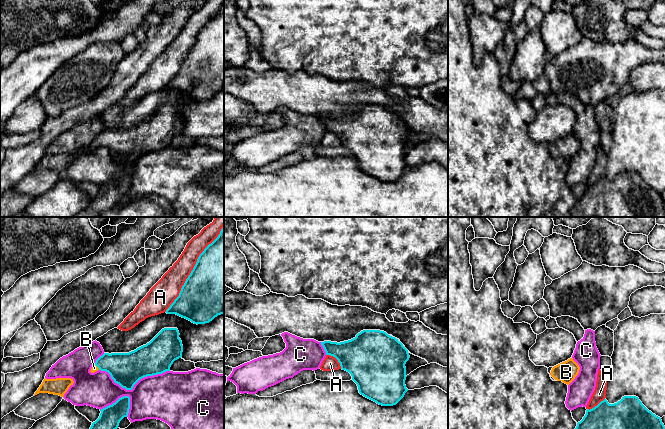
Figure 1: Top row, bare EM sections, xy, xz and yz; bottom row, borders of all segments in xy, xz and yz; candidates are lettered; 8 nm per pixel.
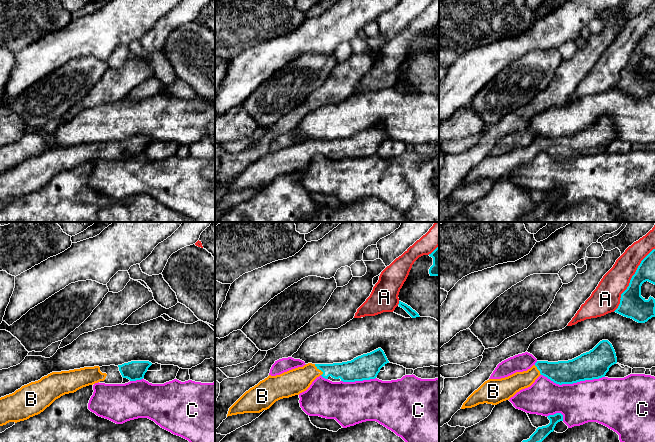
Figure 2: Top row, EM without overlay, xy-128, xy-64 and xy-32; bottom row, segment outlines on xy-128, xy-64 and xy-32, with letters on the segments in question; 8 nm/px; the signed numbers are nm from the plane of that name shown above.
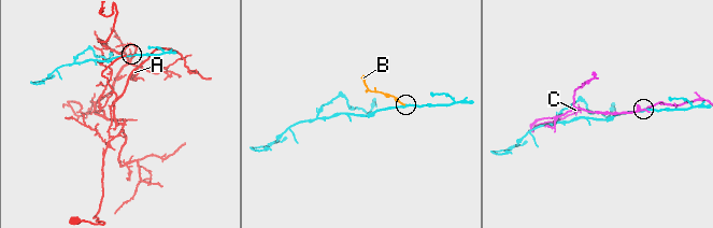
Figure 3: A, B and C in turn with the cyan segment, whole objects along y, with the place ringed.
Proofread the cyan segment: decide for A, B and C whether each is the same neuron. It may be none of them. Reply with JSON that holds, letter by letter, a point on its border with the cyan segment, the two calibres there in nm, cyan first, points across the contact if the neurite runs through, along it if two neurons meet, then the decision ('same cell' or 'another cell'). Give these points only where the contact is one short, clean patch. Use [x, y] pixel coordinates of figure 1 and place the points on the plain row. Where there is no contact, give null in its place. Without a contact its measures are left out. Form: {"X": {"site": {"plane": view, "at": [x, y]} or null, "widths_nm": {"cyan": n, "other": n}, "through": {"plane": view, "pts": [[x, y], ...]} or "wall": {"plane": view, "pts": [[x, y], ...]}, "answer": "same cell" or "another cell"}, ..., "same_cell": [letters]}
{"A": {"site": {"plane": "xy", "at": [193, 44]}, "widths_nm": {"cyan": 500, "other": 190}, "answer": "another cell"}, "B": {"site": {"plane": "xy", "at": [97, 142]}, "widths_nm": {"cyan": 280, "other": 50}, "through": {"plane": "xy", "pts": [[126, 145], [121, 142], [97, 142], [94, 144]]}, "answer": "same cell"}, "C": {"site": {"plane": "xy", "at": [133, 162]}, "widths_nm": {"cyan": 280, "other": 360}, "answer": "another cell"}, "same_cell": ["B"]}

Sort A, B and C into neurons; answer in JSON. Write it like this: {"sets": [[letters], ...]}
{"sets": [["A"], ["B"], ["C"]]}

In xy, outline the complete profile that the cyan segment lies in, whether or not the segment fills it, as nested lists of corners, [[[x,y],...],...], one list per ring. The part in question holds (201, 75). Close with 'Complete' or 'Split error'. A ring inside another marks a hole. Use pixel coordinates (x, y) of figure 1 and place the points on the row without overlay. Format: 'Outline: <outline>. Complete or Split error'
Outline: [[[224,2],[218,13],[199,31],[197,38],[181,64],[179,72],[166,86],[194,100],[205,100],[224,90]]]. Complete

